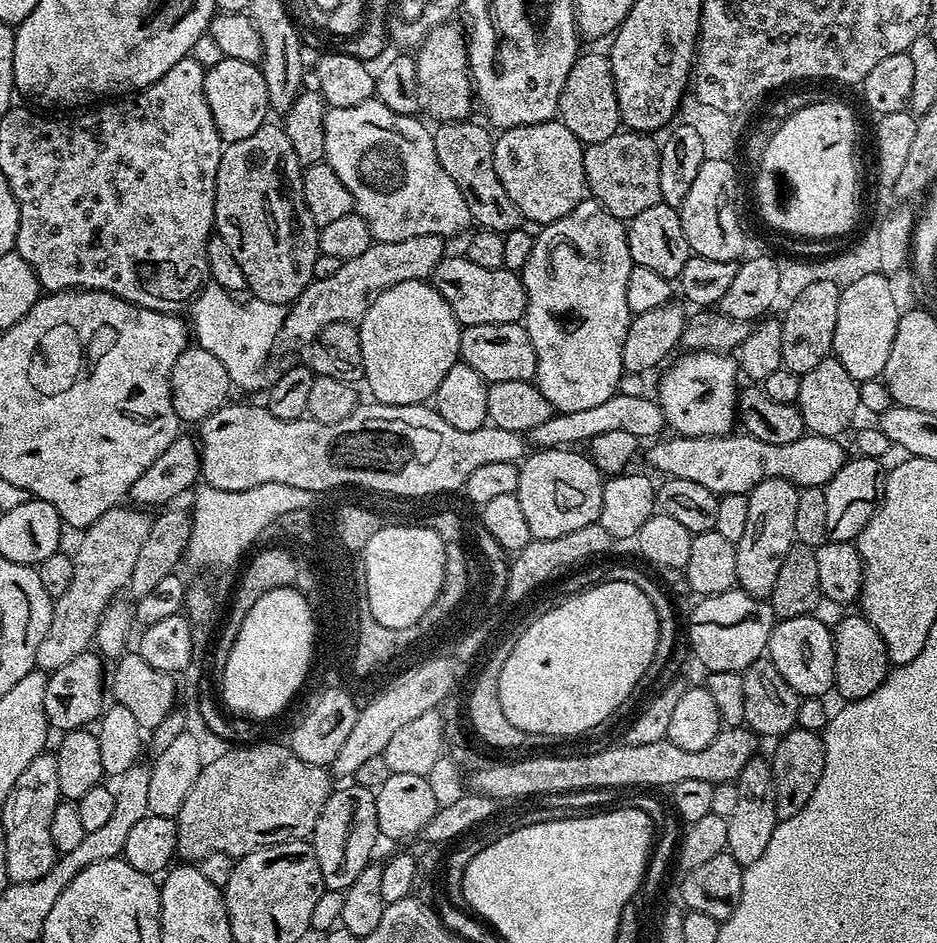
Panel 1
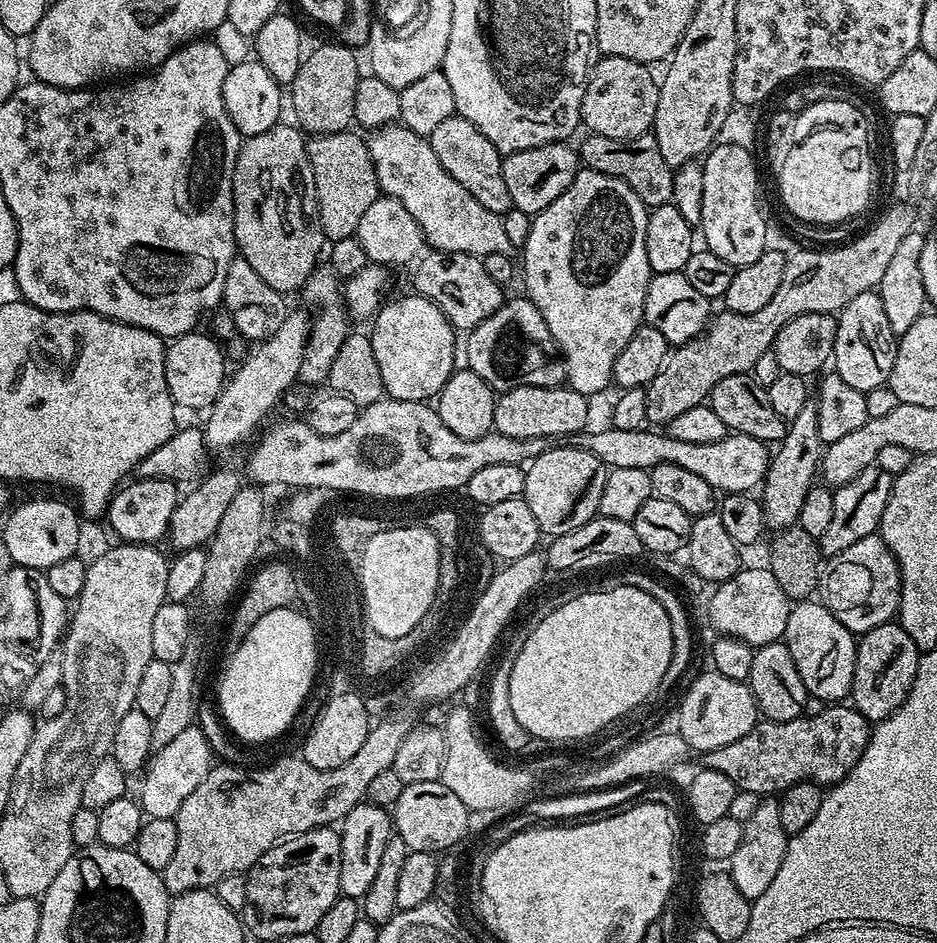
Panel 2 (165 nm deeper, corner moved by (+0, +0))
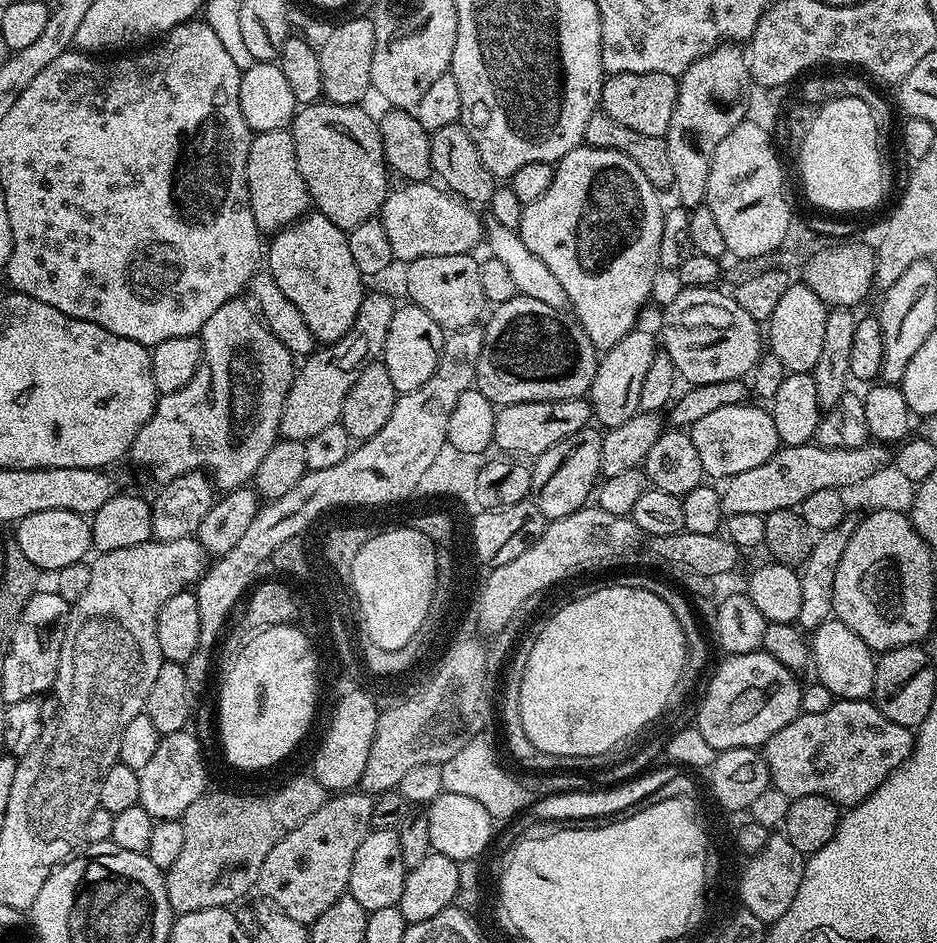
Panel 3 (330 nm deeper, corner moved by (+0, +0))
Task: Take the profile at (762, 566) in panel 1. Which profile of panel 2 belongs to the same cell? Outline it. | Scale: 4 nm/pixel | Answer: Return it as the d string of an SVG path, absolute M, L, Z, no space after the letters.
M815 403L802 406L798 418L788 426L783 440L775 445L768 461L768 472L762 485L762 503L764 523L769 529L783 530L791 528L802 514L802 502L806 494L817 483L822 468L822 445L818 434L818 410Z

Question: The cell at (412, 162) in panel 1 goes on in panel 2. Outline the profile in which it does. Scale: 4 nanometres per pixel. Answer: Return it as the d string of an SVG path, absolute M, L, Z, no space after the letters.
M385 124L383 128L373 131L367 137L370 158L374 162L376 177L380 183L380 191L385 196L398 198L406 210L410 210L410 218L418 222L418 226L426 237L429 249L438 252L461 252L483 258L486 254L509 254L513 251L510 238L506 238L506 230L502 230L502 219L497 213L486 210L482 202L470 198L446 170L438 162L438 154L430 146L427 138L414 134L414 130L405 128L403 124Z

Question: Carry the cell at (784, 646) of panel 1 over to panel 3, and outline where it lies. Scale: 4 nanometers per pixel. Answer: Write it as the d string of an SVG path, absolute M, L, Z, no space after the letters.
M829 618L822 622L810 636L810 664L816 667L815 679L842 700L867 700L874 690L877 657L872 649L843 622Z

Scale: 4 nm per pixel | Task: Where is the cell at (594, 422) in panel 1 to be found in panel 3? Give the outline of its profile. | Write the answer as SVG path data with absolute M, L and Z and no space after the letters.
M745 402L722 406L690 426L694 450L698 450L698 458L701 459L702 468L709 479L732 479L733 476L752 470L775 456L780 447L780 439L772 415L765 407L762 409L751 404Z

